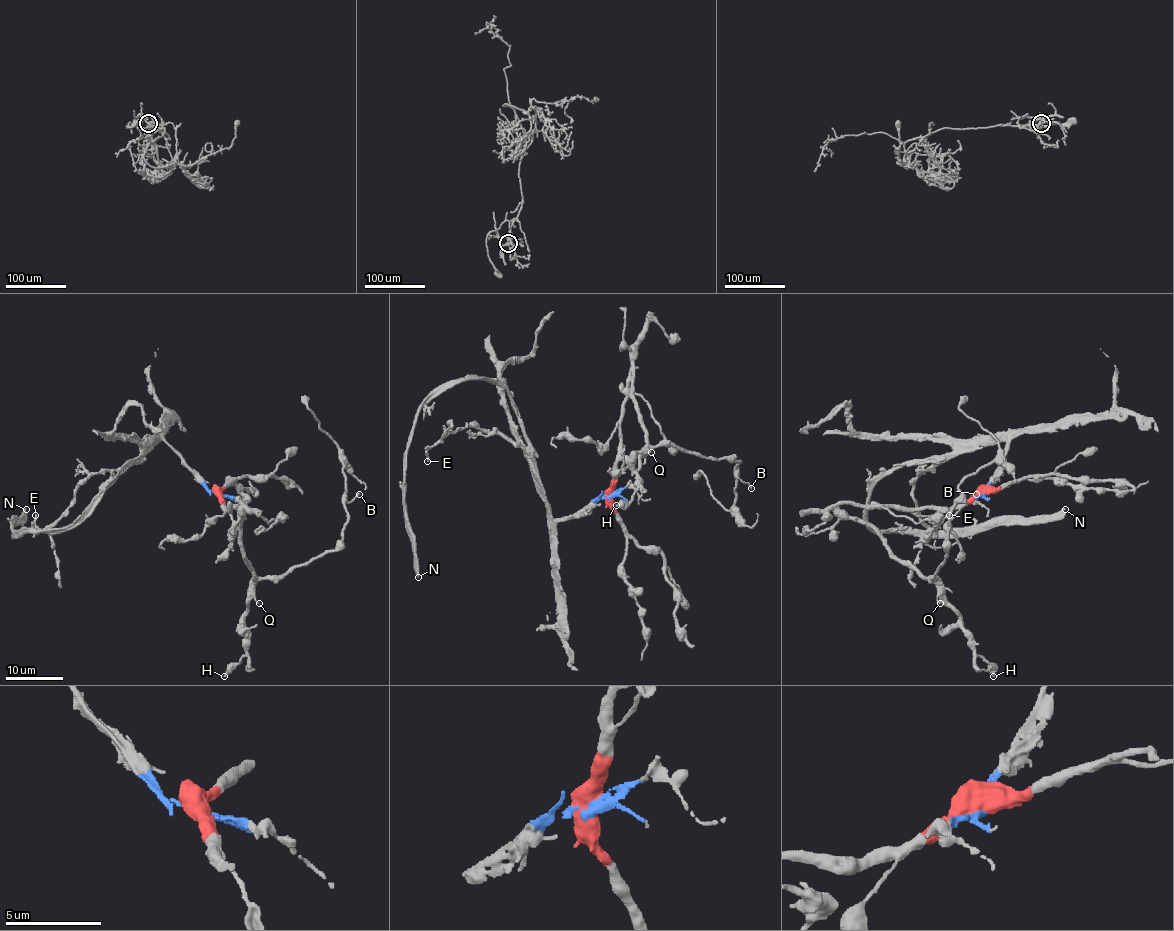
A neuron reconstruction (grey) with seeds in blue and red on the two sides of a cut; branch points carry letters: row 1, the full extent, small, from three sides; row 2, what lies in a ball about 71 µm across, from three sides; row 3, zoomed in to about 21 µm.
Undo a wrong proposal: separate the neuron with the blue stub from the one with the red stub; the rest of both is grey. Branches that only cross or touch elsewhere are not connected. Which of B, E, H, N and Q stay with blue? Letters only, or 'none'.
E, N

